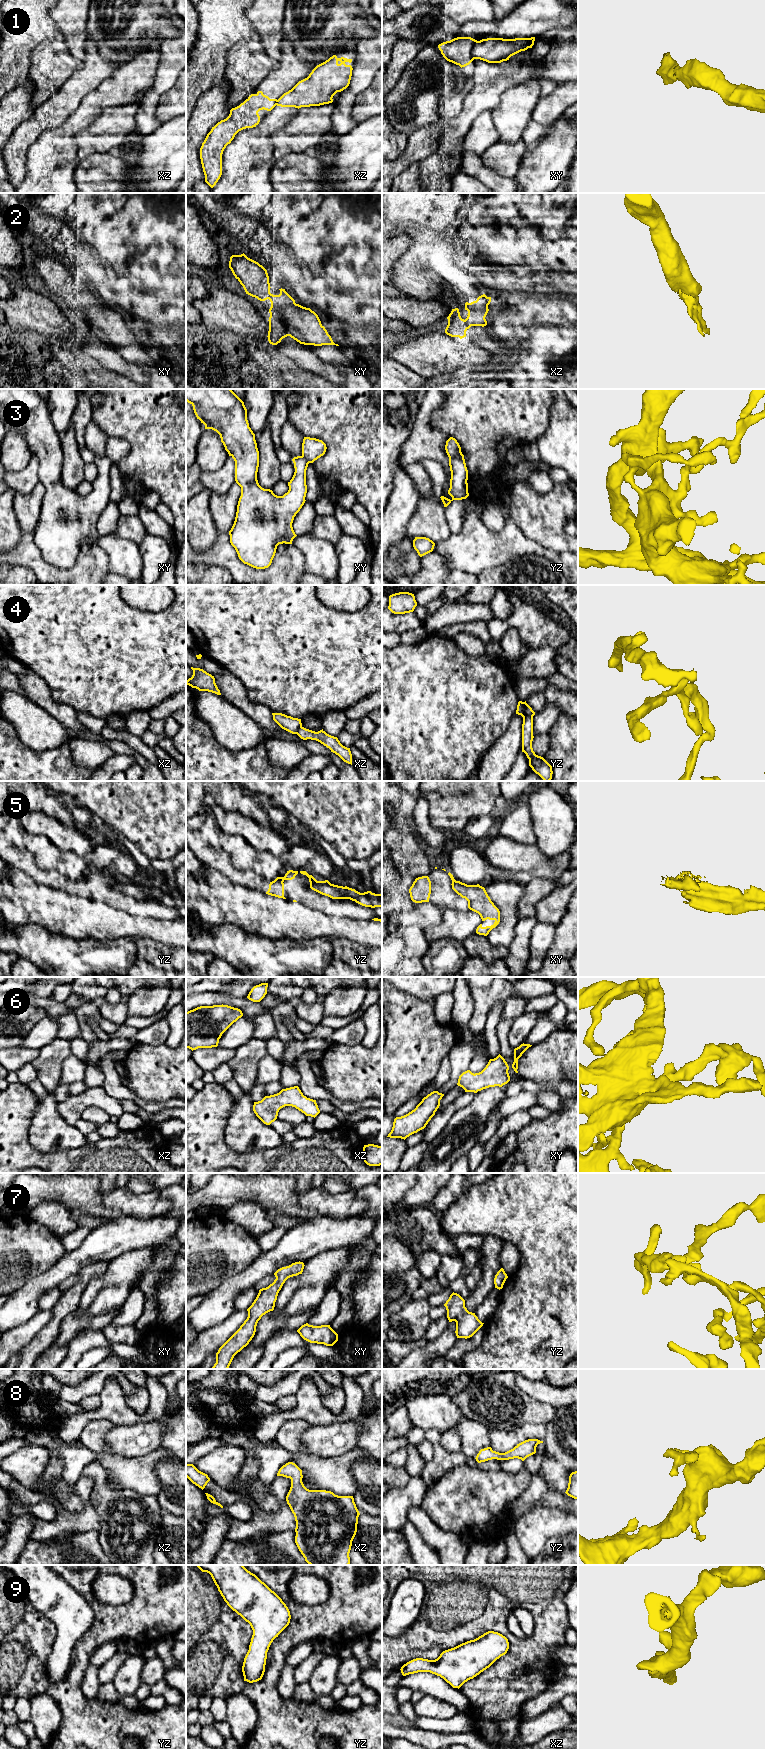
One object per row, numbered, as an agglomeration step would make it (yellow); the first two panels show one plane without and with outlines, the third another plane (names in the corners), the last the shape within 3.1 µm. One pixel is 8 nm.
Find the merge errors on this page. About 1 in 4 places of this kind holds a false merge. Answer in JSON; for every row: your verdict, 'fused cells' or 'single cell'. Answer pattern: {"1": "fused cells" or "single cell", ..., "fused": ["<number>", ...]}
{"1": "fused cells", "2": "single cell", "3": "fused cells", "4": "fused cells", "5": "fused cells", "6": "single cell", "7": "single cell", "8": "single cell", "9": "single cell", "fused": ["1", "3", "4", "5"]}

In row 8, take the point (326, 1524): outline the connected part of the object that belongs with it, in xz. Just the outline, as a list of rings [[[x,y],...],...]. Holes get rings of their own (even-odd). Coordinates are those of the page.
[[[293,1462],[283,1465],[277,1476],[291,1479],[286,1496],[296,1521],[295,1543],[309,1565],[349,1565],[349,1553],[360,1515],[353,1496],[338,1496],[331,1491],[309,1490],[302,1482],[302,1470]]]

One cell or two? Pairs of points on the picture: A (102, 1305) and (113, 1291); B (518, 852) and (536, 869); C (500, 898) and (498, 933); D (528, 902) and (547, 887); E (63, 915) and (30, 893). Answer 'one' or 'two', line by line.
A: one
B: one
C: one
D: one
E: one

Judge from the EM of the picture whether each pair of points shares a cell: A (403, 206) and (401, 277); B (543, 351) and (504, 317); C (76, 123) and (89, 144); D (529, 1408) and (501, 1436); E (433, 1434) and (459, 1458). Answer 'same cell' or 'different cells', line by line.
A: different cells
B: same cell
C: different cells
D: different cells
E: same cell

